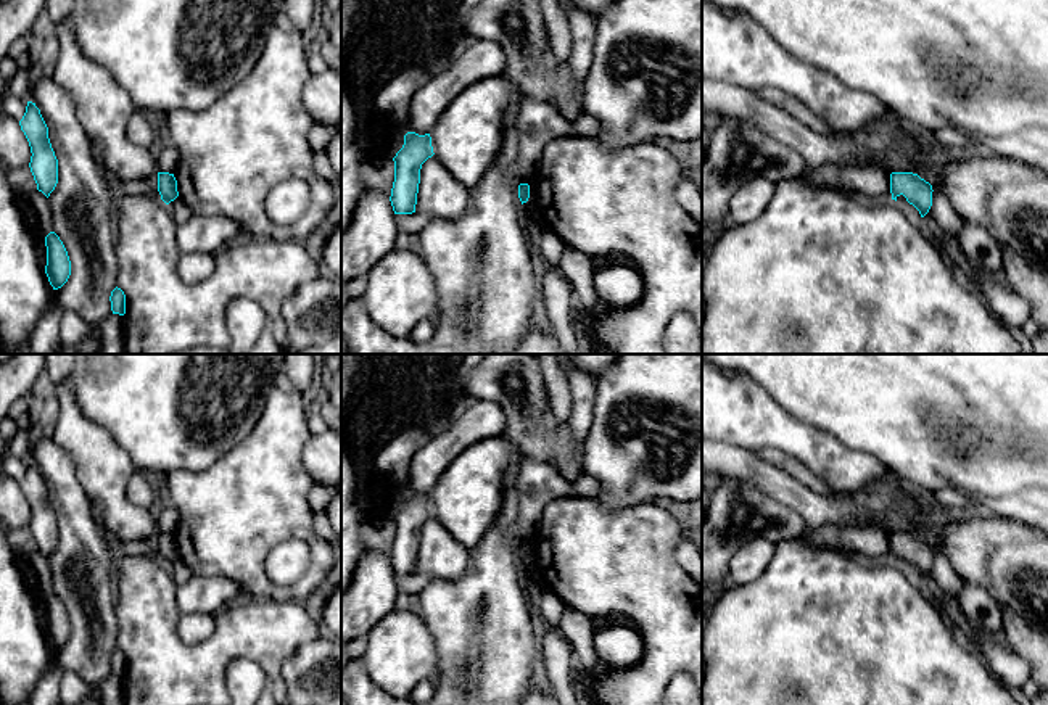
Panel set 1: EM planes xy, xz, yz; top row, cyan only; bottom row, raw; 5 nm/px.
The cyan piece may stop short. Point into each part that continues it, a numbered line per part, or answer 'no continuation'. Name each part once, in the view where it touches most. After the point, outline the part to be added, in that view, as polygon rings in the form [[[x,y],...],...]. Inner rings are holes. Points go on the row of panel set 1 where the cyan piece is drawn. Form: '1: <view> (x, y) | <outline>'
no continuation

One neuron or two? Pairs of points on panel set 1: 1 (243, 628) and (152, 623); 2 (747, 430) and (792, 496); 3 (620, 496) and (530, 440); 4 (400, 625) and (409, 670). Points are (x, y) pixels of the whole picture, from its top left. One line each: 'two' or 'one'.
1: one
2: two
3: two
4: one

